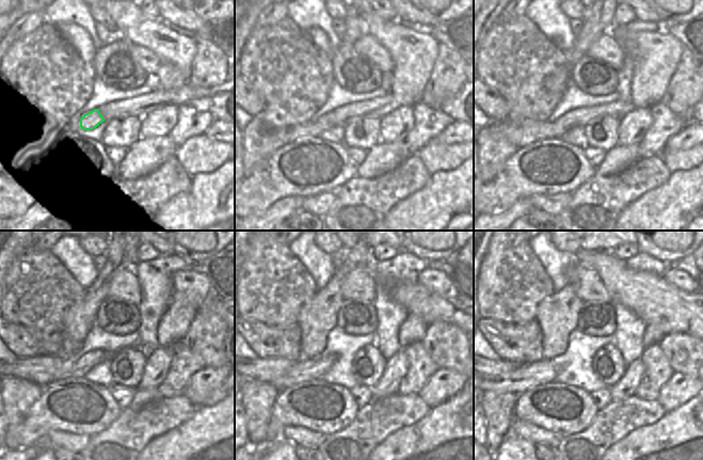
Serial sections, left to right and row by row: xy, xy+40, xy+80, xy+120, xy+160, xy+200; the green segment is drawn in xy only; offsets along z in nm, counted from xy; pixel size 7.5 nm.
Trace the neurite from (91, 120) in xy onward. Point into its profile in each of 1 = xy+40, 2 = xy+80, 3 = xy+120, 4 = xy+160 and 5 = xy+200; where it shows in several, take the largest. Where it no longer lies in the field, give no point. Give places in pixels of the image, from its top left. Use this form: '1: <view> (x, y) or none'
1: xy+40 (310, 128)
2: xy+80 (520, 132)
3: xy+120 (42, 370)
4: xy+160 (262, 369)
5: xy+200 (495, 367)

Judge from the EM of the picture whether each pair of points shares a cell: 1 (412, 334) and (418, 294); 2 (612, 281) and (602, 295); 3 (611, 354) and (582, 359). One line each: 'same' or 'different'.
1: different
2: different
3: different

